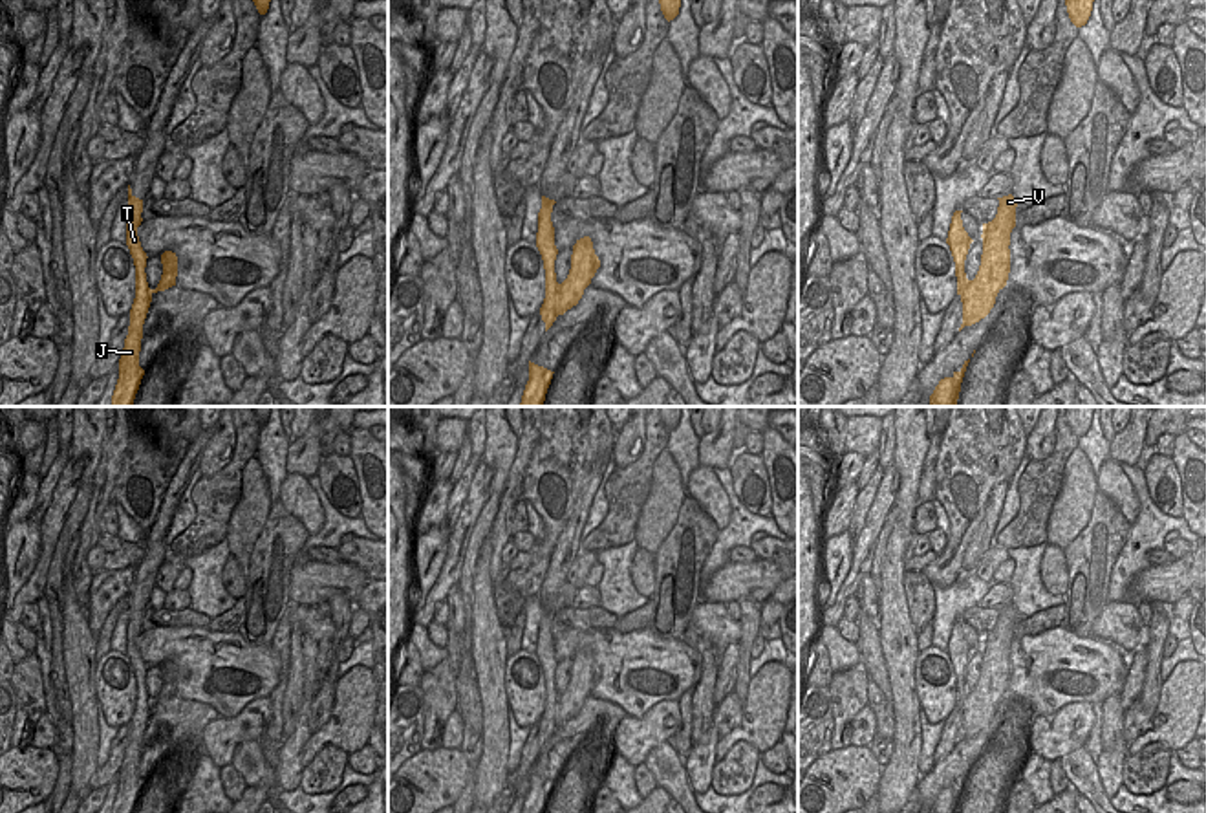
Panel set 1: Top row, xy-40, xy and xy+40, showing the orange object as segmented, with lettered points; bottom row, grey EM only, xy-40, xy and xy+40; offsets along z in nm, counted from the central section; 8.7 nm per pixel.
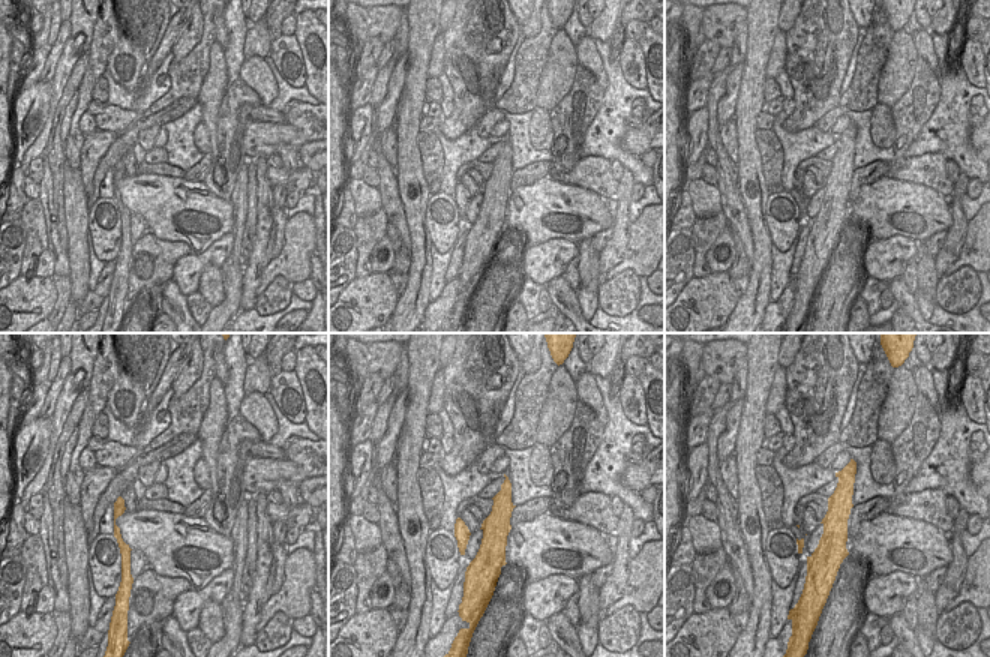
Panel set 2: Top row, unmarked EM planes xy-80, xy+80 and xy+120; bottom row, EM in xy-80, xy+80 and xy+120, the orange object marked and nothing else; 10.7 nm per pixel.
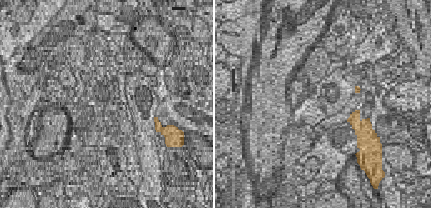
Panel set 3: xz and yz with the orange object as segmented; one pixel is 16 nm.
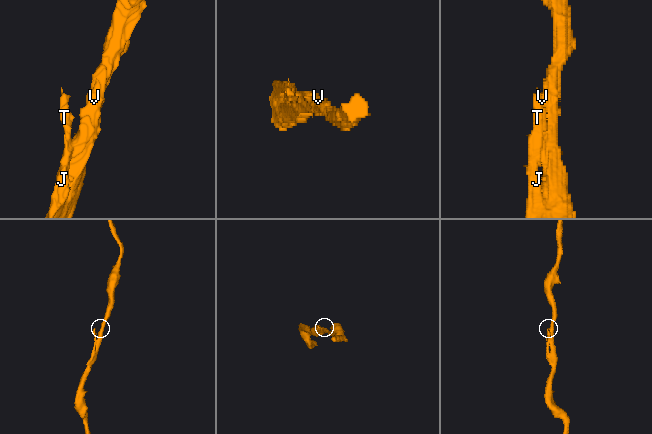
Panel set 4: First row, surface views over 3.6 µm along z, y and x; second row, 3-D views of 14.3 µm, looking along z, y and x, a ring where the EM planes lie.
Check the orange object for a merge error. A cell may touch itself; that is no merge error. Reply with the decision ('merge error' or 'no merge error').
merge error

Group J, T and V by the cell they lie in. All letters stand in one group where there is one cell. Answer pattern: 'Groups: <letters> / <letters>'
Groups: J T / V

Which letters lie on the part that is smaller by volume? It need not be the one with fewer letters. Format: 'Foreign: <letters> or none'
Foreign: J, T

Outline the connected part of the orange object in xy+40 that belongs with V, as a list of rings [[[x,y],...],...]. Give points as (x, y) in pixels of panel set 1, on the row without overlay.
[[[1008,604],[999,610],[999,617],[997,617],[997,624],[992,632],[983,634],[983,665],[981,665],[981,676],[979,681],[975,685],[974,690],[968,690],[968,696],[964,699],[964,703],[961,705],[961,712],[963,712],[963,734],[959,738],[959,742],[964,736],[972,736],[975,732],[979,732],[981,729],[985,729],[990,720],[996,714],[996,707],[997,703],[1007,696],[1008,690],[1008,683],[1010,683],[1010,643],[1016,637],[1016,617],[1018,617],[1018,610]]]

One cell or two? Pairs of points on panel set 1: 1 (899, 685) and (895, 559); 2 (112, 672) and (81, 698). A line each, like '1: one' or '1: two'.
1: one
2: two

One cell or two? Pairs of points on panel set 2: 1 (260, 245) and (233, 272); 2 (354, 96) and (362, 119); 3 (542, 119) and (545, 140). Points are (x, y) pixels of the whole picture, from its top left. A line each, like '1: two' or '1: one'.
1: two
2: two
3: one

